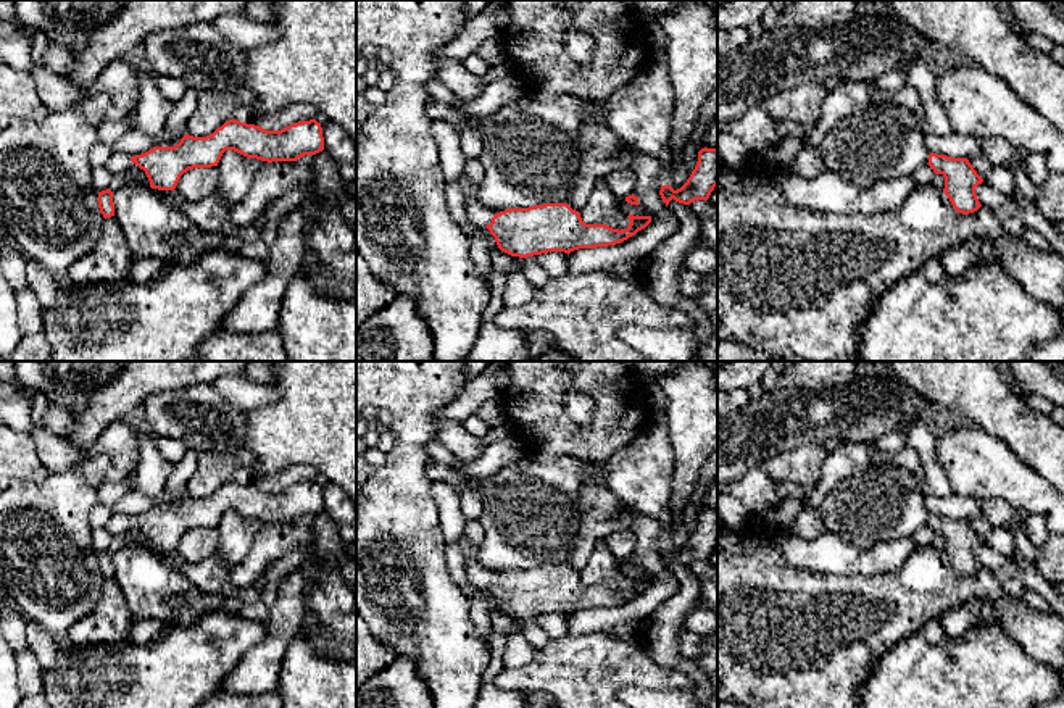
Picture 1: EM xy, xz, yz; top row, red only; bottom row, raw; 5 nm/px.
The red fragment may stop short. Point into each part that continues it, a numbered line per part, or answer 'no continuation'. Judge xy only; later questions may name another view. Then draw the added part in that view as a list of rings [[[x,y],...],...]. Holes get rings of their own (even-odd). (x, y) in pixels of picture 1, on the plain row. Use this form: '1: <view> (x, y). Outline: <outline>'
no continuation

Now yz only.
no continuation

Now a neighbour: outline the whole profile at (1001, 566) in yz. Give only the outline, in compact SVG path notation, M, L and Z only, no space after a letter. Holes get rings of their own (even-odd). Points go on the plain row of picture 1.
M987 542L975 548L982 568L988 569L1011 597L1022 598L1025 592L1022 571L1012 558L993 550Z

